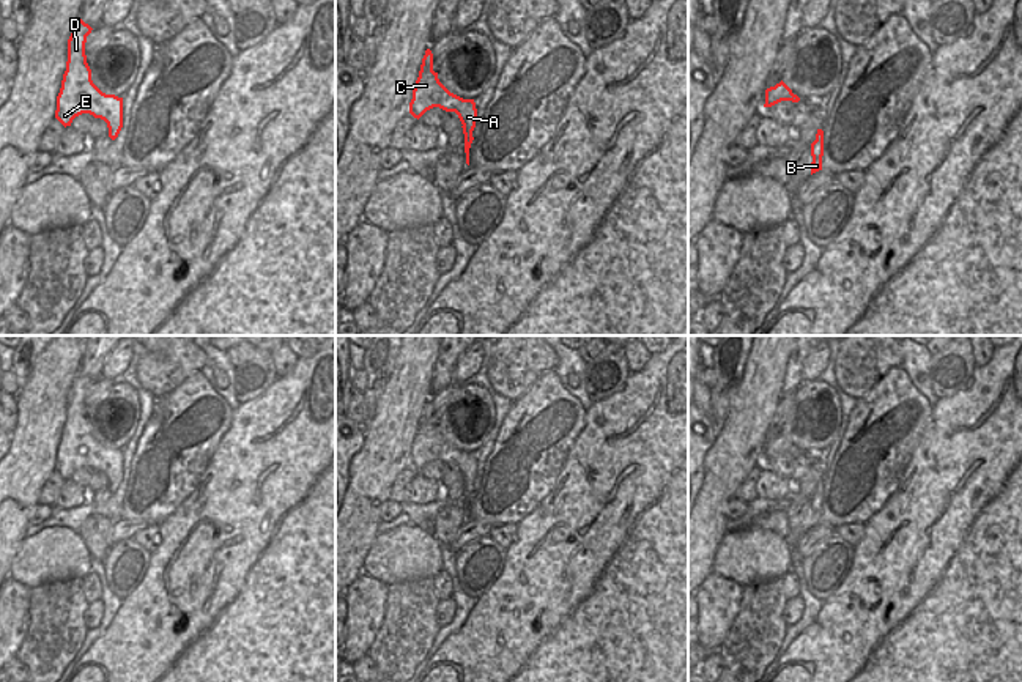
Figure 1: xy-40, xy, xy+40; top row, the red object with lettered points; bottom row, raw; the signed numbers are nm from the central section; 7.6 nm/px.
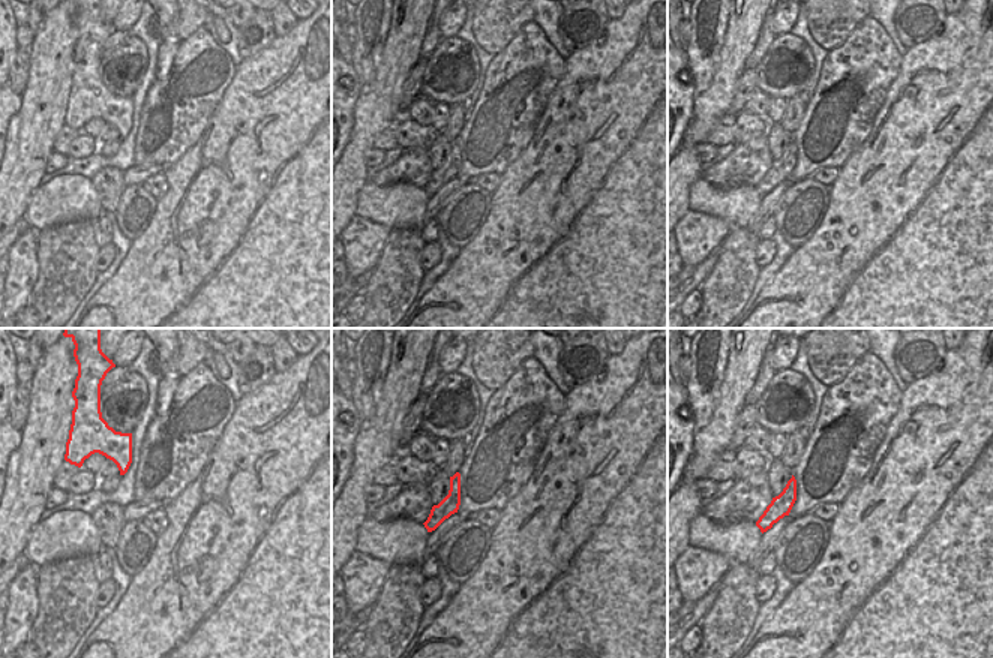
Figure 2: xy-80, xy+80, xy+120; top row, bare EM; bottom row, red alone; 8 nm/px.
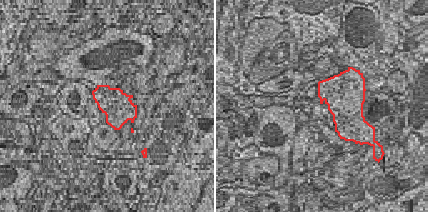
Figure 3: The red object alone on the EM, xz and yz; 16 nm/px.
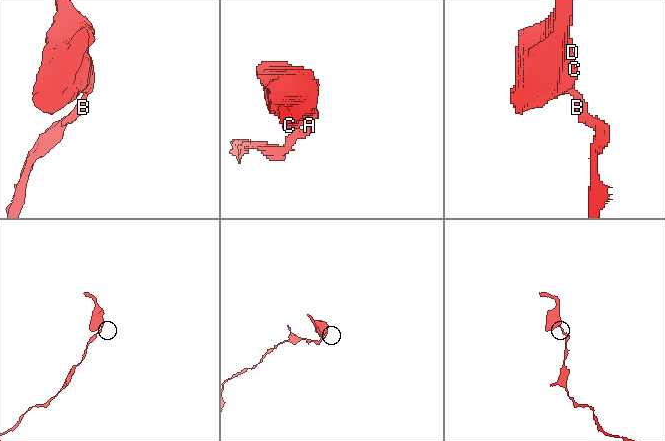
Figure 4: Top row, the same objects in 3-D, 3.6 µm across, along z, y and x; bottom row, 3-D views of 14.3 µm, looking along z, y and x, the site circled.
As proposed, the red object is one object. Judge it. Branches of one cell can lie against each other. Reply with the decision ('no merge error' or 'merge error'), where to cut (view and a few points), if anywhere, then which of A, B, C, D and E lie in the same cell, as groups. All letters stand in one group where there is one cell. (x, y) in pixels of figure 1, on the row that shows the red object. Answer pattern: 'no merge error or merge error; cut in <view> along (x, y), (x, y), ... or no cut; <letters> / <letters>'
no merge error; no cut; A B C D E

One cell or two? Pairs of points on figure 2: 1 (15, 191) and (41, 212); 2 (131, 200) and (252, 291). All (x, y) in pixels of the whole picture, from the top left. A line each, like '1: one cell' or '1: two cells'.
1: two cells
2: two cells

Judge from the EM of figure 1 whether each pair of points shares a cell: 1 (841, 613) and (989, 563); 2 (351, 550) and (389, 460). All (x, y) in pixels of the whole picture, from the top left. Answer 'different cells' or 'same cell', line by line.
1: same cell
2: same cell

